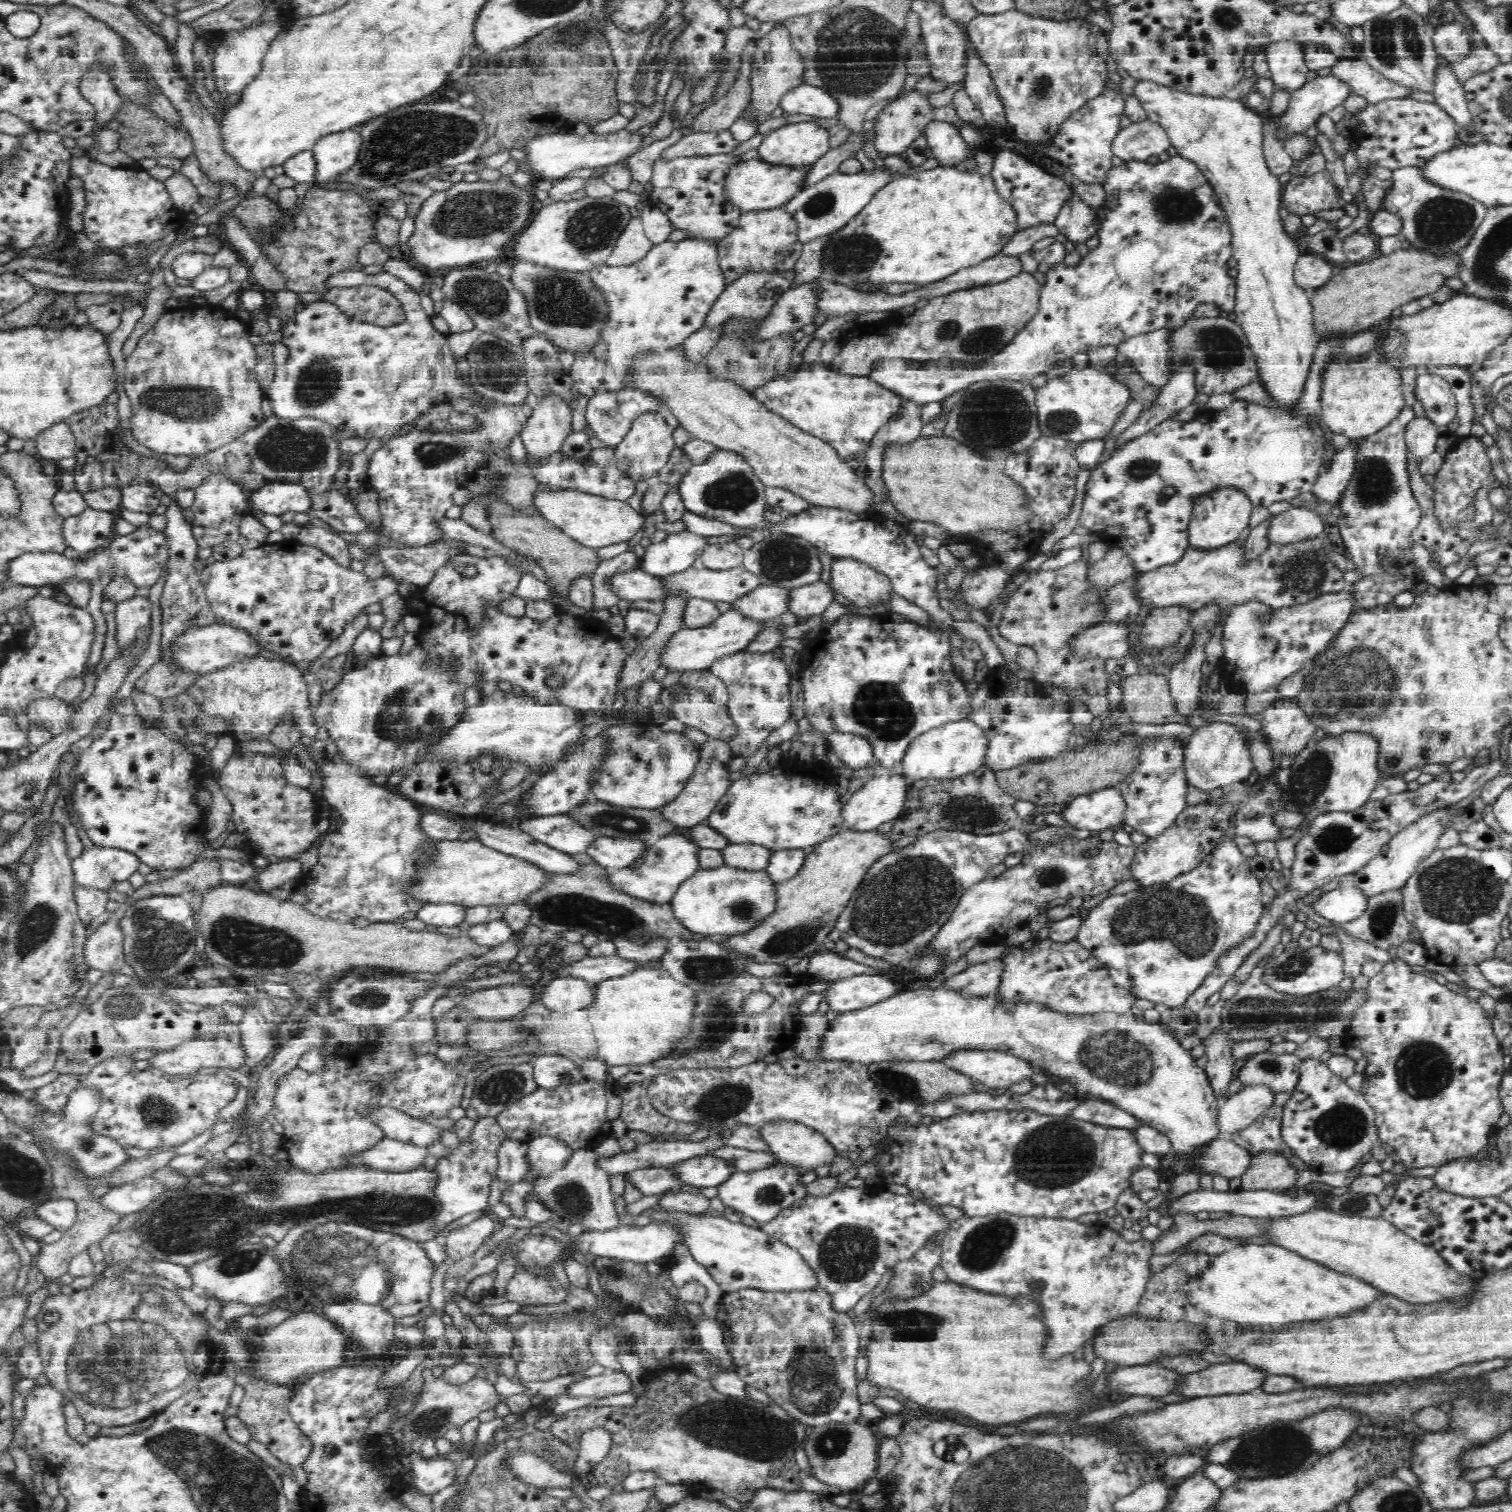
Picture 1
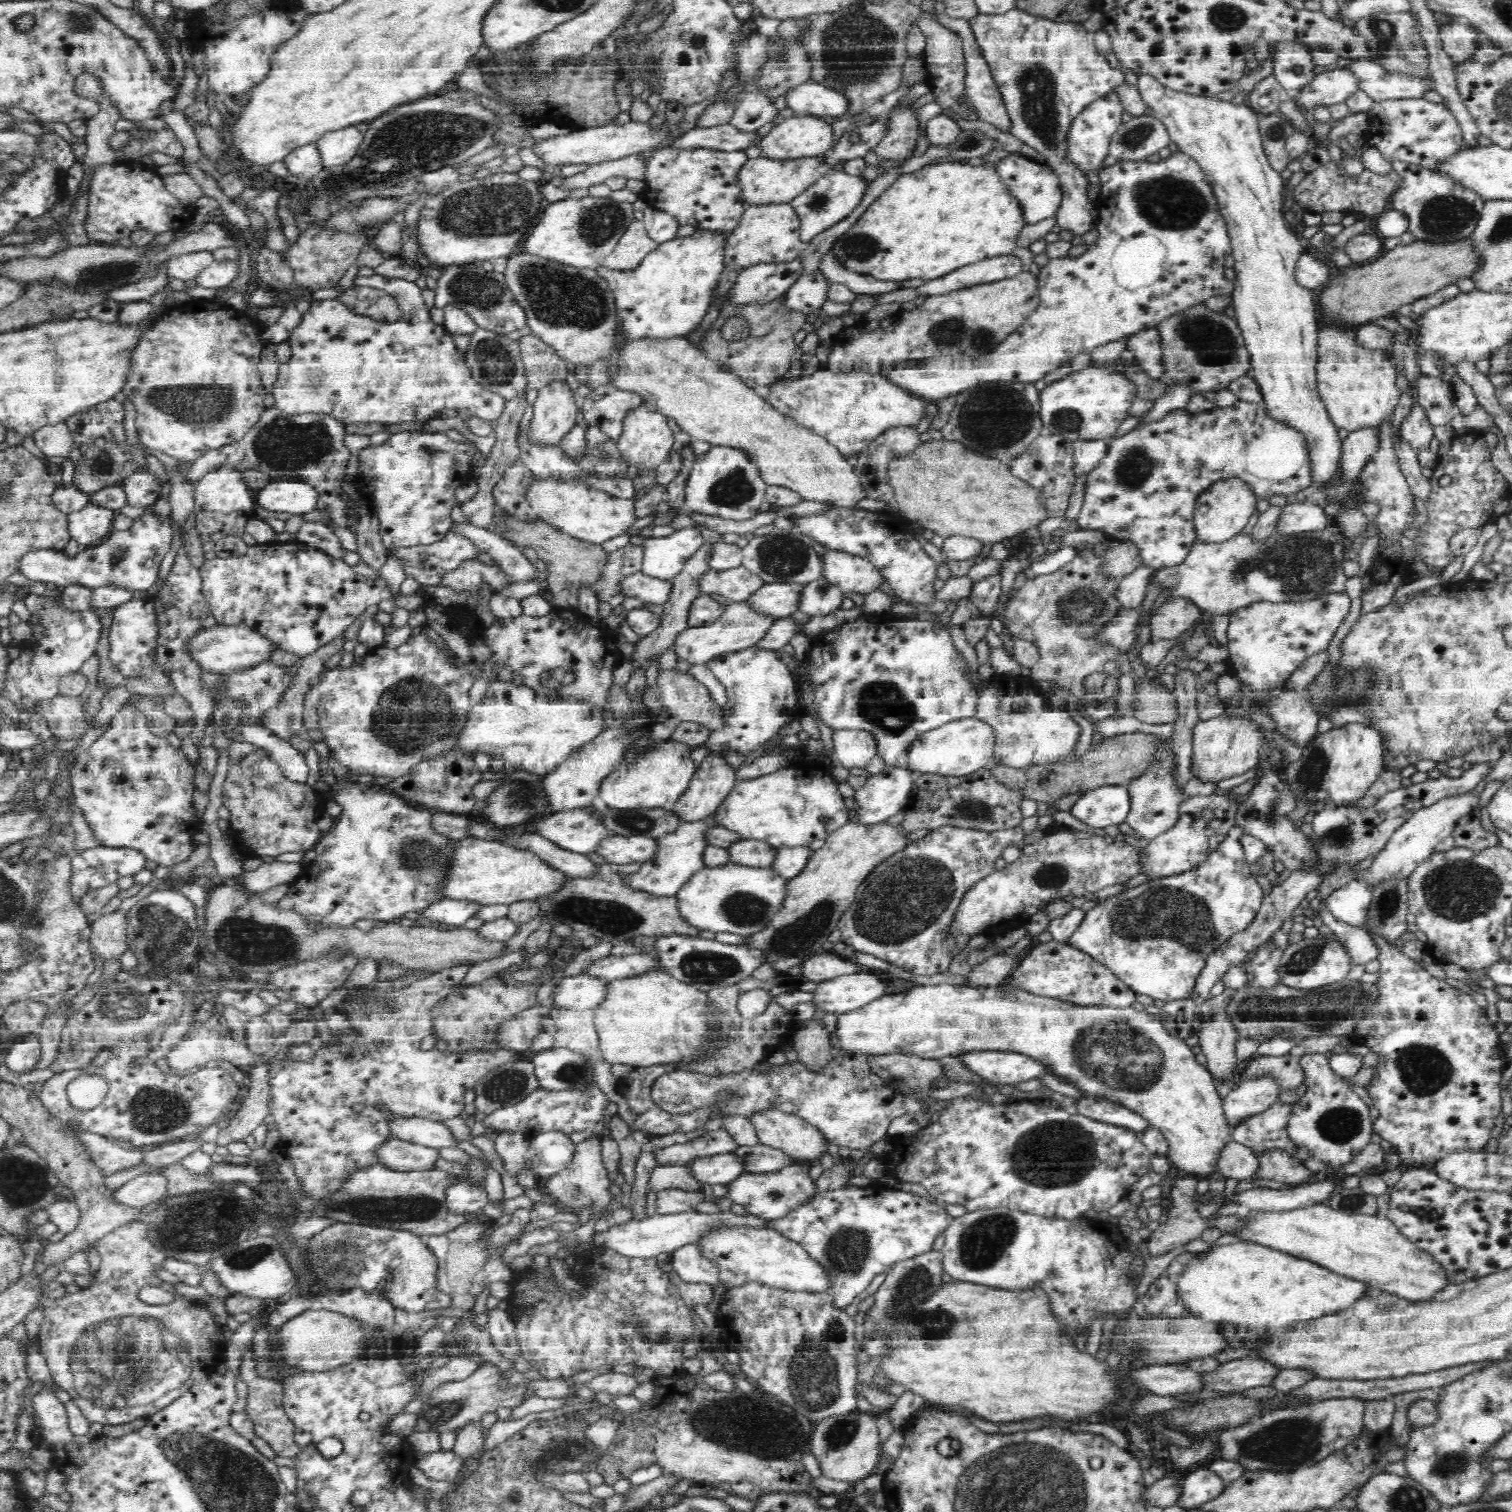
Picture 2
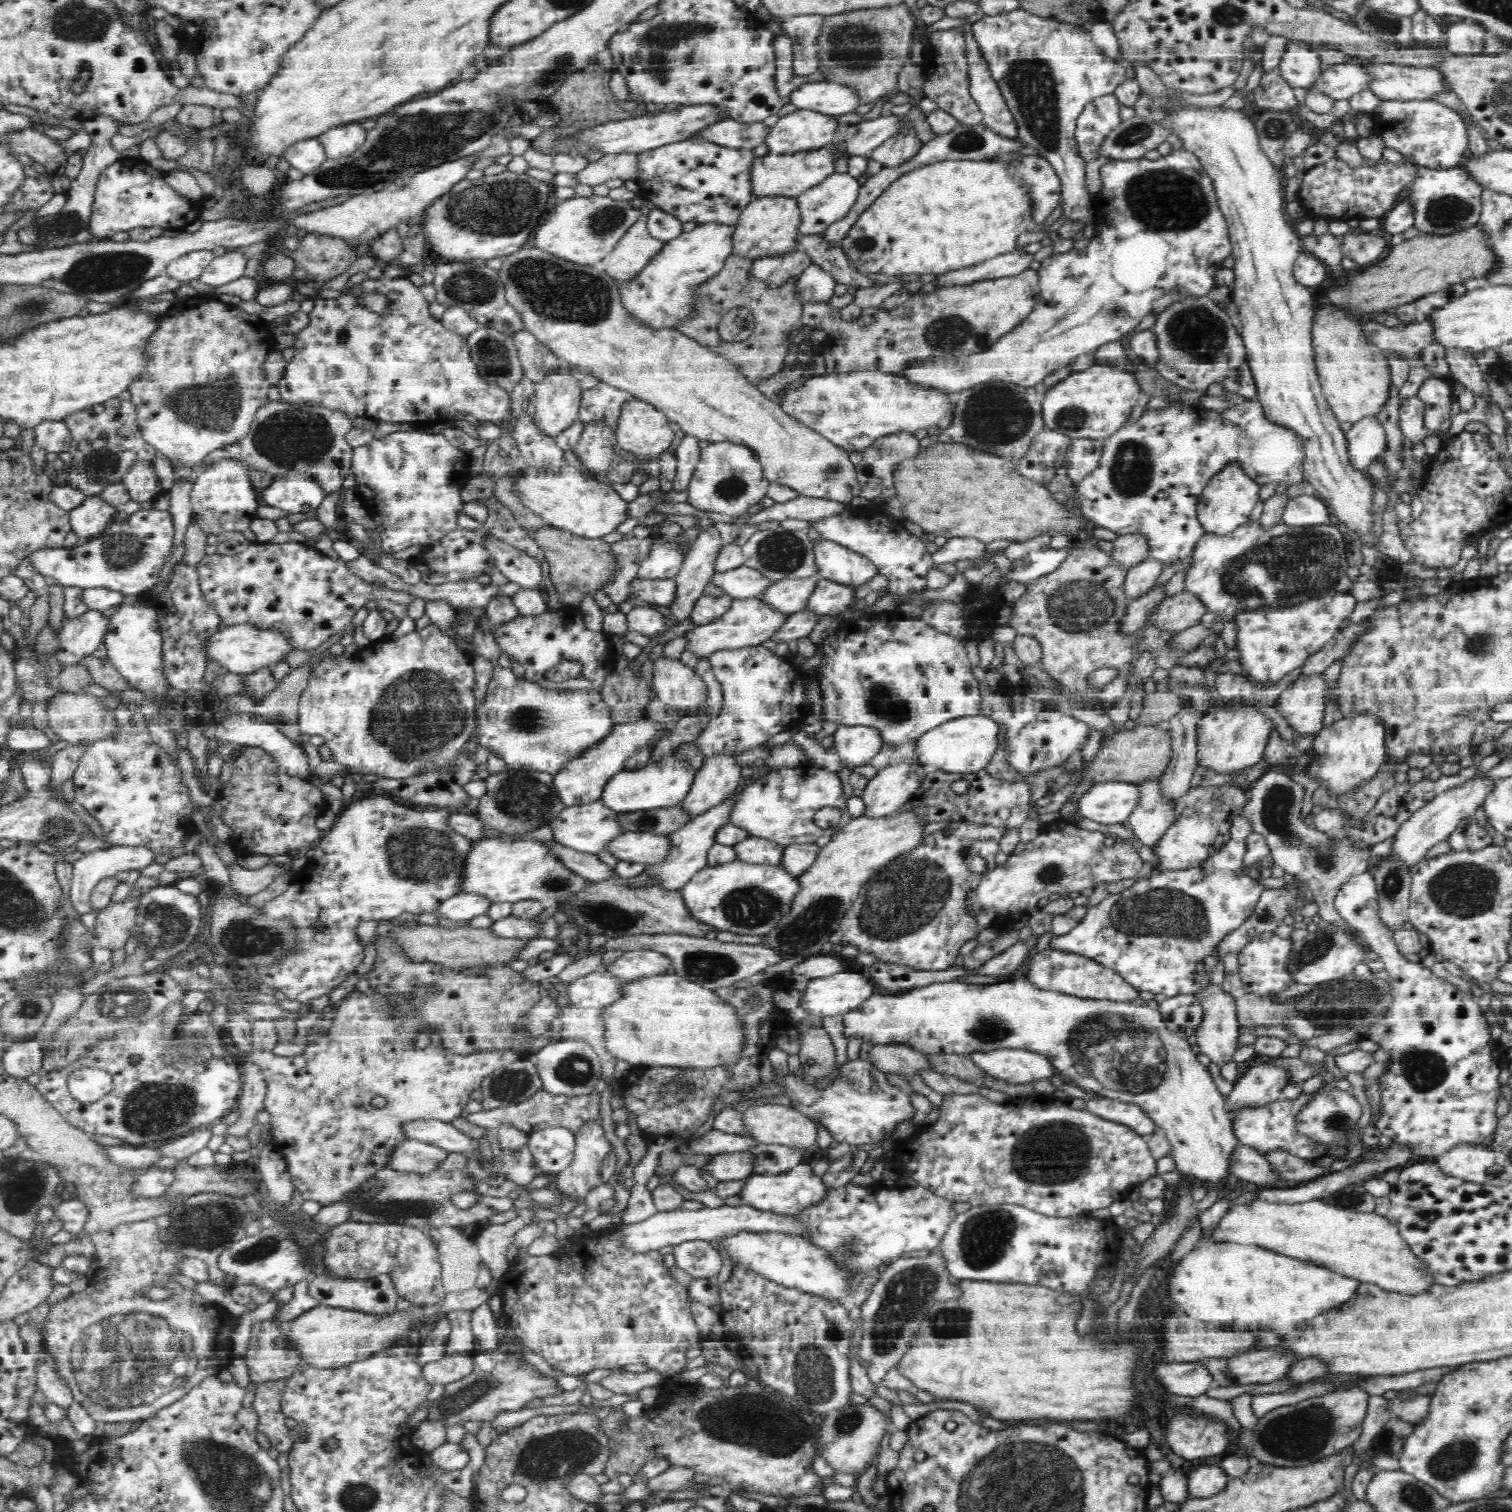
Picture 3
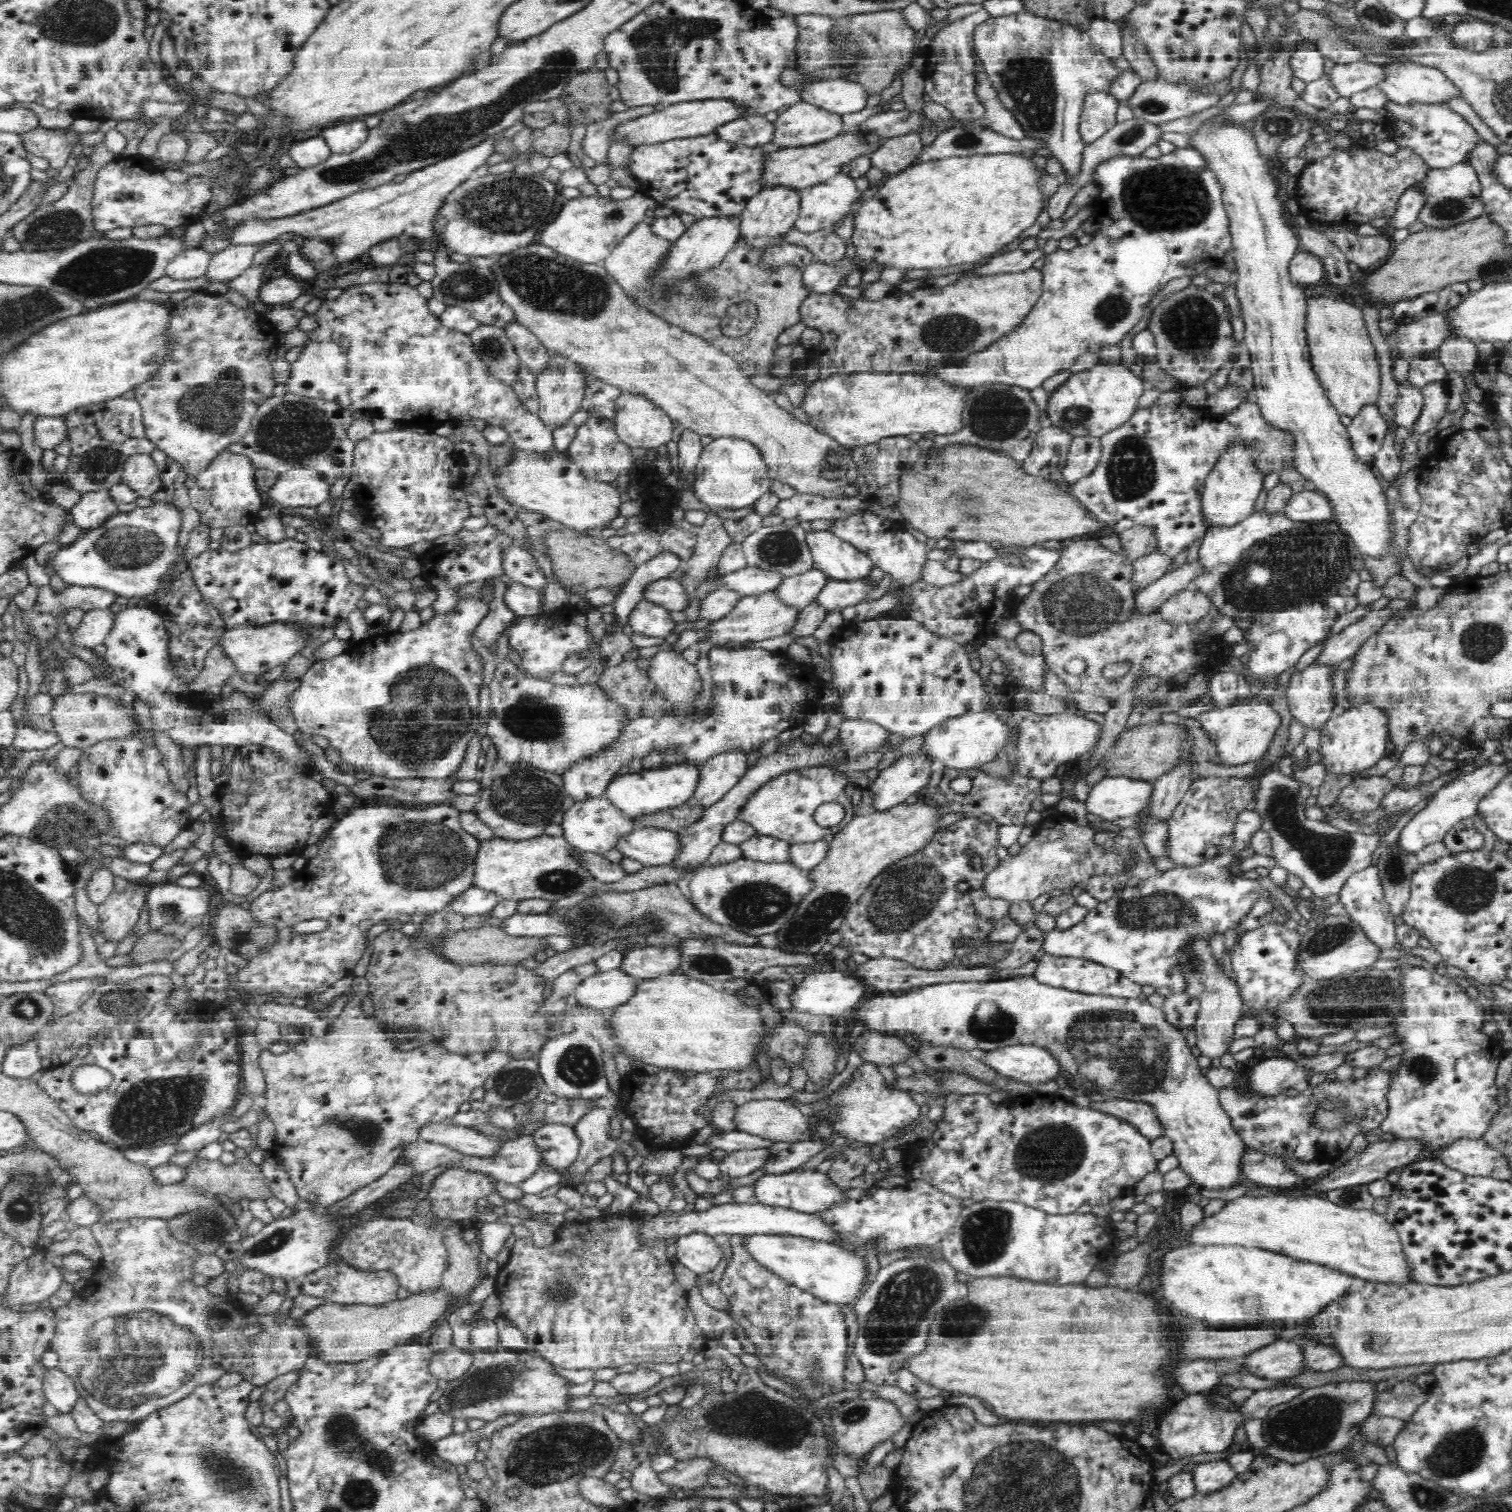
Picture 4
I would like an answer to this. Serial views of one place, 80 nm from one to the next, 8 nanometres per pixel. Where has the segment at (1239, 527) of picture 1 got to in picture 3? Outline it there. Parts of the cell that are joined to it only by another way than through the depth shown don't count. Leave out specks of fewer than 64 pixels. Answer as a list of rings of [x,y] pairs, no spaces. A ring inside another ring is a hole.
[[[1240,456],[1232,457],[1210,477],[1197,502],[1199,521],[1206,533],[1230,533],[1239,524],[1250,518],[1250,512],[1259,500],[1260,481],[1245,471],[1244,460]]]

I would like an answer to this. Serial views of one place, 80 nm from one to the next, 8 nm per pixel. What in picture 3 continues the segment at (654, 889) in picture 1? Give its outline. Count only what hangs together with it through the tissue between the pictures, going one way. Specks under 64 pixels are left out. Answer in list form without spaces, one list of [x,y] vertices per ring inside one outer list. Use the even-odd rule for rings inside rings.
[[[765,762],[758,767],[750,777],[742,779],[739,786],[732,790],[733,792],[730,793],[721,804],[710,808],[698,817],[694,817],[692,822],[670,834],[672,835],[673,851],[669,858],[666,859],[665,862],[648,866],[648,873],[655,874],[659,878],[659,886],[668,889],[684,887],[700,870],[707,868],[709,865],[707,860],[710,847],[717,842],[719,828],[730,823],[730,816],[732,816],[734,806],[738,804],[738,798],[740,798],[752,784],[756,784],[758,780],[762,780],[762,778],[766,778],[766,776],[782,769],[784,769],[784,767],[772,767],[772,765],[768,765],[768,763]]]

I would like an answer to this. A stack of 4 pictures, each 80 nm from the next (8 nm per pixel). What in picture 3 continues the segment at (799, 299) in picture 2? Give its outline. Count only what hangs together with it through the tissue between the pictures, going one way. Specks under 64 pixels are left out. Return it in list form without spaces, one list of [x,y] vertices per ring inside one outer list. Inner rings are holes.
[[[813,262],[799,278],[798,289],[802,292],[804,302],[830,299],[838,284],[832,272]]]

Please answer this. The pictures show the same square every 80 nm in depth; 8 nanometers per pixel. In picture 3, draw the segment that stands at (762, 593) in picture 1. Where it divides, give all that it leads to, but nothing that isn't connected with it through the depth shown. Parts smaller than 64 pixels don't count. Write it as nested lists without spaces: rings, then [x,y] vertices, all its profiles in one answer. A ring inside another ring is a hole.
[[[816,572],[802,578],[783,578],[762,593],[774,608],[780,608],[784,612],[798,612],[807,607],[821,578]]]

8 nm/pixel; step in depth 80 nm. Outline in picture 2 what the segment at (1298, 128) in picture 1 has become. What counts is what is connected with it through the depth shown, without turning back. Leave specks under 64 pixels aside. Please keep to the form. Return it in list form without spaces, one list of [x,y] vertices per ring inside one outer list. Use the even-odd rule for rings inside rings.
[[[1346,66],[1344,68],[1327,68],[1310,81],[1310,84],[1294,93],[1294,101],[1308,109],[1316,102],[1336,104],[1349,99],[1350,96],[1360,91],[1360,79],[1354,71]]]

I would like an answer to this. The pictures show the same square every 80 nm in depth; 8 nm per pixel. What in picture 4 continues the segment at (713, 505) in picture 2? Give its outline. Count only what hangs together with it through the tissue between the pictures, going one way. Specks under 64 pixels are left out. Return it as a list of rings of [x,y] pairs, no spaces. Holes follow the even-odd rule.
[[[718,436],[703,446],[694,472],[695,481],[692,489],[699,500],[711,508],[731,506],[731,508],[738,509],[752,505],[760,496],[768,494],[772,483],[760,449],[747,438],[735,436]]]

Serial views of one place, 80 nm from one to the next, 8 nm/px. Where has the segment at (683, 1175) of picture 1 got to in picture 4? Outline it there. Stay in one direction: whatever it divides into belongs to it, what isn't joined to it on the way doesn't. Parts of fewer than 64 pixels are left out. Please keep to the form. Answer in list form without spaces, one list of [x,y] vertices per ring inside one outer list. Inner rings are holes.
[[[766,1147],[731,1151],[720,1163],[722,1174],[746,1176],[755,1170],[764,1169],[772,1160],[772,1151]]]

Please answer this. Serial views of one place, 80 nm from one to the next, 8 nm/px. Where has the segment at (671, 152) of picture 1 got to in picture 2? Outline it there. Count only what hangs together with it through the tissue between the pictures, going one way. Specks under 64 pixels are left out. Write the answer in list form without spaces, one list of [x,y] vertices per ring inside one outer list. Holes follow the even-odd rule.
[[[724,122],[716,126],[694,127],[678,137],[673,145],[680,148],[703,146],[730,152],[730,150],[745,151],[750,146],[756,146],[761,140],[759,128],[746,132],[736,128],[731,122]]]

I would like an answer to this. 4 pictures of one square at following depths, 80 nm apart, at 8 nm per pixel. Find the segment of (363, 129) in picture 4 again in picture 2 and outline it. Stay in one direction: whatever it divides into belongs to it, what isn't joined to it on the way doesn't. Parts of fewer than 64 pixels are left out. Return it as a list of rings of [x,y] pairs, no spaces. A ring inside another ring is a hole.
[[[355,124],[323,134],[318,140],[325,166],[348,162],[362,144],[365,134]]]

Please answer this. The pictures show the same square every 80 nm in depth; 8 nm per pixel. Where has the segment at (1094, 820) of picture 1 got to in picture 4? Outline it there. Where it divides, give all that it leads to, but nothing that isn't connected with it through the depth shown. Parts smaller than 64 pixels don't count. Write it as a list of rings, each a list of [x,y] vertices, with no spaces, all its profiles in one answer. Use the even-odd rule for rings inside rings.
[[[1106,776],[1091,787],[1085,806],[1104,820],[1136,817],[1148,806],[1154,792],[1154,781],[1126,776]]]

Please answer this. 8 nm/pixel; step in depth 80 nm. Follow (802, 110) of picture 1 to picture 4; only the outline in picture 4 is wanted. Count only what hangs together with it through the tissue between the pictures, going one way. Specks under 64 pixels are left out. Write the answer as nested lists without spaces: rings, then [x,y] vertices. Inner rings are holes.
[[[842,77],[812,83],[805,90],[803,100],[843,115],[862,110],[869,96],[861,82]]]

